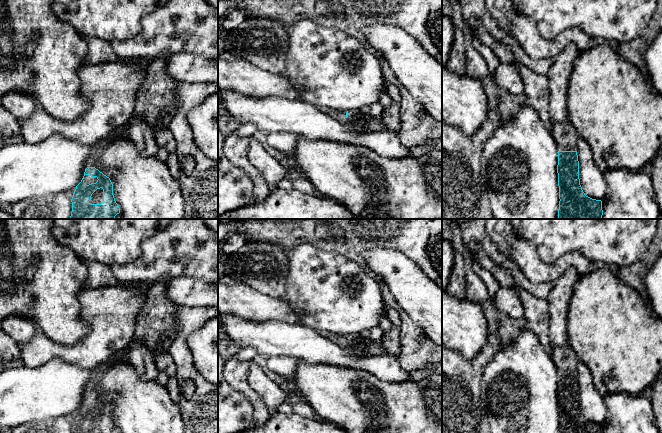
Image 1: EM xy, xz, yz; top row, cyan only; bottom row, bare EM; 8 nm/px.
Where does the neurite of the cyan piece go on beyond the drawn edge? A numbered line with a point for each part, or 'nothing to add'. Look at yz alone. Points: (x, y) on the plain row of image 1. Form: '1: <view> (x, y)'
1: yz (564, 357)

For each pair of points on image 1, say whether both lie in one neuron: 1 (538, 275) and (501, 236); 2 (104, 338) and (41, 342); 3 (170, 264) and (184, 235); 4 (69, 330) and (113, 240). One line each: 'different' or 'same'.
1: same
2: same
3: same
4: different

